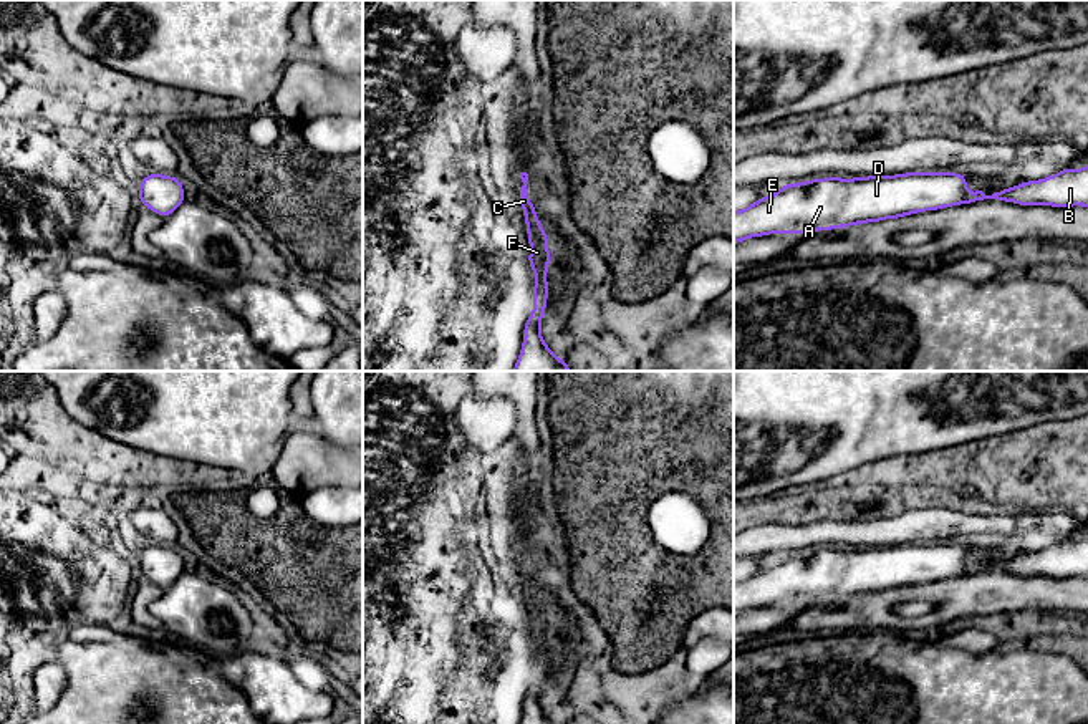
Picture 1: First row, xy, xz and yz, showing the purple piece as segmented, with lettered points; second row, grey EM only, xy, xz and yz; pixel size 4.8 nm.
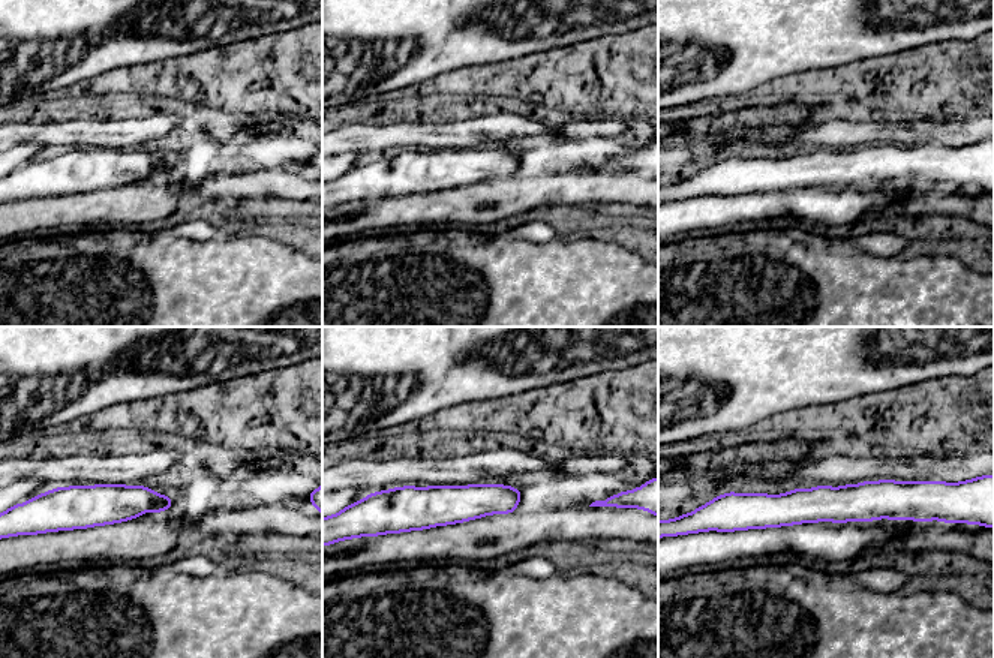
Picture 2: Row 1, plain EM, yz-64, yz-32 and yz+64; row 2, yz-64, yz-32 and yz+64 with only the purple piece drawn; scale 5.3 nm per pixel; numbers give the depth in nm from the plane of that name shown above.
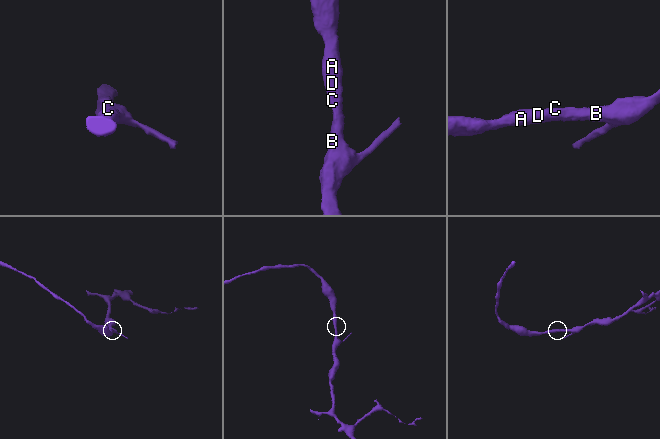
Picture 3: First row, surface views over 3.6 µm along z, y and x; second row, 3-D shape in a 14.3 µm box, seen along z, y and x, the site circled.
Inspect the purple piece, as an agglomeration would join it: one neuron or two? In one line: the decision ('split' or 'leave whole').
leave whole

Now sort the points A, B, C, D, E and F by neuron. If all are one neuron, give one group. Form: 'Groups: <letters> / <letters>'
Groups: A B C D E F

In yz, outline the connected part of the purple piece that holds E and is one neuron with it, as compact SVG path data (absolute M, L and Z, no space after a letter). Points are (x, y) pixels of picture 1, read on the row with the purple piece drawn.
M1088 166L1083 169L1062 169L1042 181L1028 181L992 195L982 191L965 191L967 176L957 172L906 172L896 176L869 176L855 179L810 179L798 184L783 184L777 194L758 197L742 210L734 212L734 244L768 234L806 234L831 230L884 219L898 219L924 210L937 210L959 204L974 204L997 199L1020 205L1088 207Z

